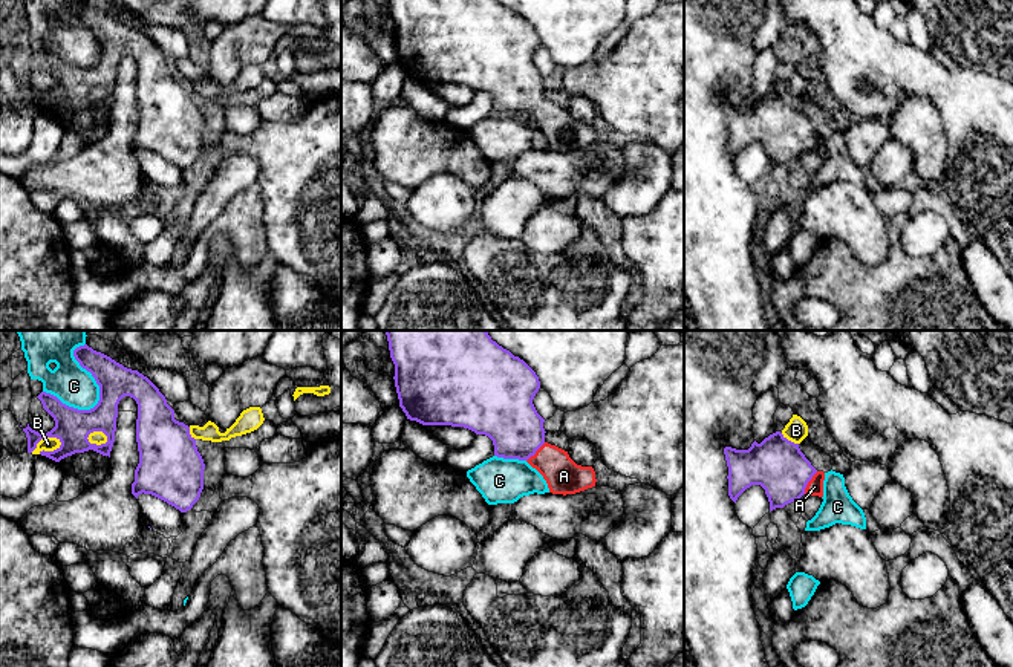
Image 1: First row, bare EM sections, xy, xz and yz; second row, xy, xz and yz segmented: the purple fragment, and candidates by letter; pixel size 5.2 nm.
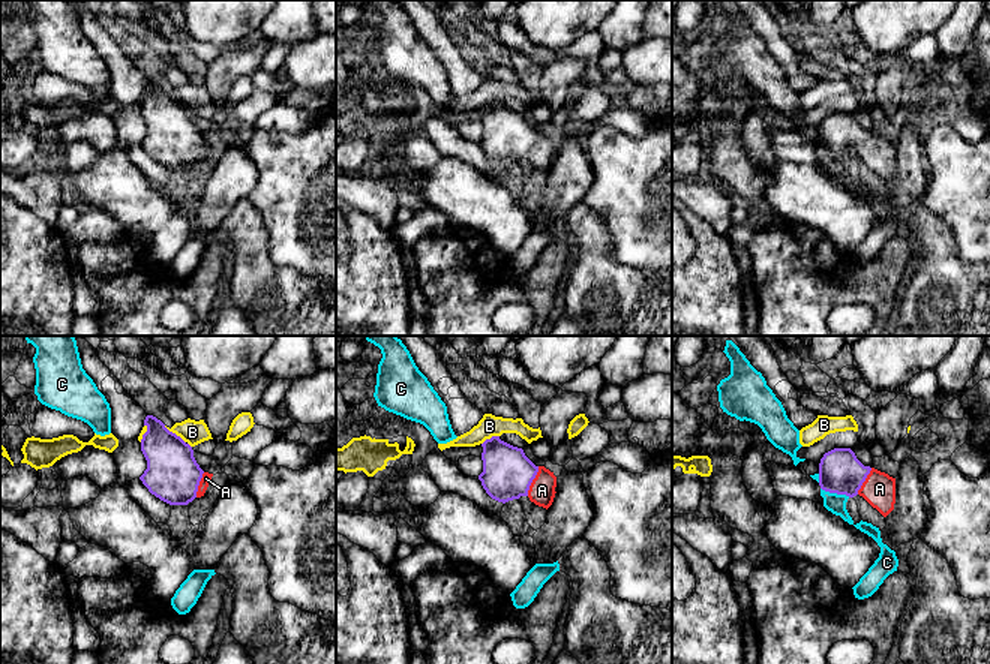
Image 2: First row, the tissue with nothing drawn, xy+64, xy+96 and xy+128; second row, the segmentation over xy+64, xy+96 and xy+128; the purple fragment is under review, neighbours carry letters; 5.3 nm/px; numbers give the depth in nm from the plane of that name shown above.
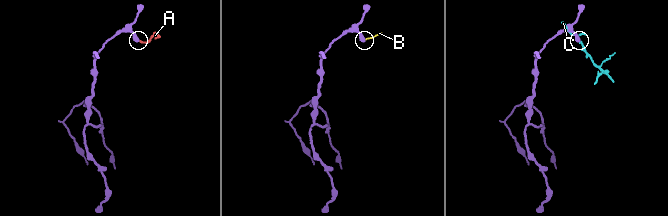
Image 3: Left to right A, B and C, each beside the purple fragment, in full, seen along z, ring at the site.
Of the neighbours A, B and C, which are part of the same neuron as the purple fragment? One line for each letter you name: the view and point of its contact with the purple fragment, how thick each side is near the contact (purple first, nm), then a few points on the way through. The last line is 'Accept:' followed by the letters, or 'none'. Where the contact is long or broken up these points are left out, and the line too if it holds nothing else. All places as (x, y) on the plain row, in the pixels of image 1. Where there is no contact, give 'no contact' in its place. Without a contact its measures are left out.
A: contact yz (808, 138); calibres 280 and 90 nm; way yz (776, 121), (787, 132), (808, 138), (814, 144)
Accept: A

